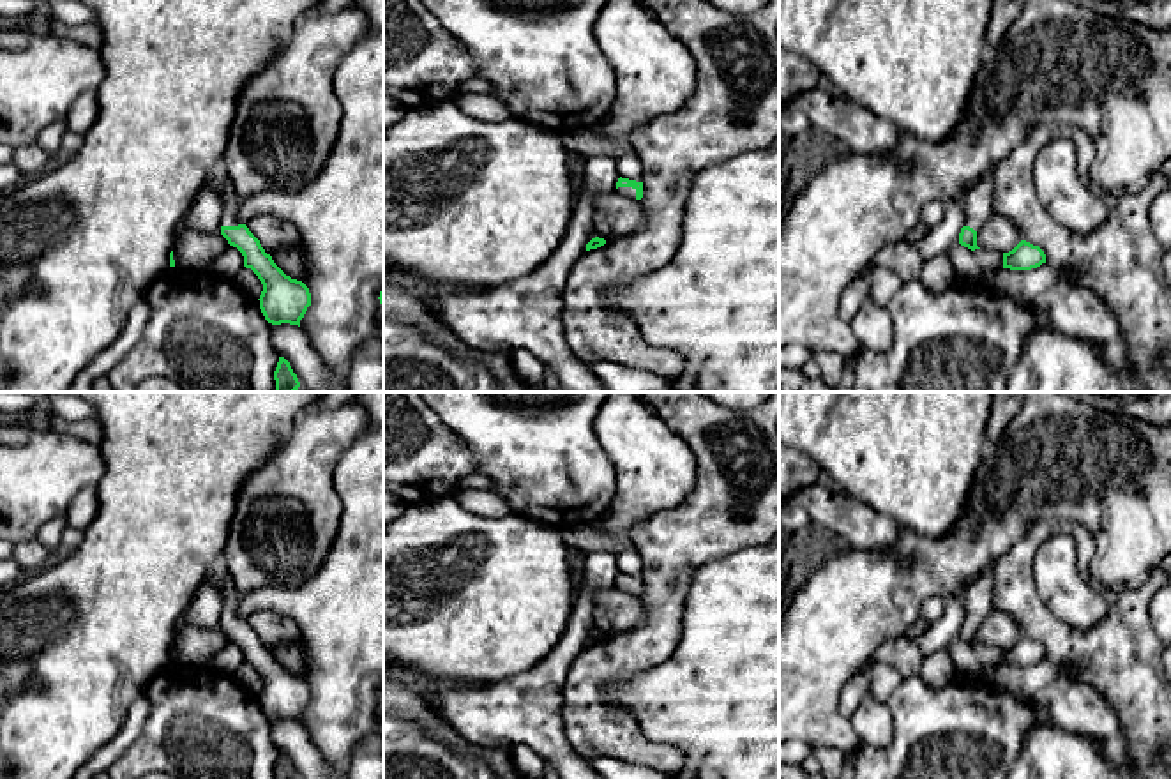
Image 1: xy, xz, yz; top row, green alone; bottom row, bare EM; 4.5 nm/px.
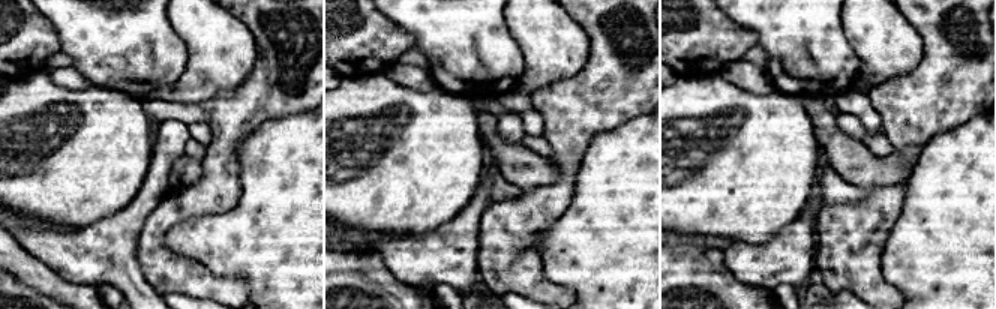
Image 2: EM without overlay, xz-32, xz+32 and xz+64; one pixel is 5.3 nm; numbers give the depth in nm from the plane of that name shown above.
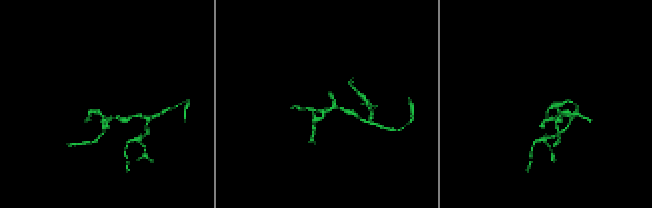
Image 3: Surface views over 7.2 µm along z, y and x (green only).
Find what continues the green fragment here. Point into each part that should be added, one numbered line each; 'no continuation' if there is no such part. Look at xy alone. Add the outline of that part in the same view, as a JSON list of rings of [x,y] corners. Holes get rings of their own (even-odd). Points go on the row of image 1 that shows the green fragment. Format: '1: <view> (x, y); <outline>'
1: xy (219, 179); [[[219,166],[212,173],[207,185],[212,185],[214,189],[221,193],[223,207],[224,207],[221,226],[242,224],[238,219],[238,207],[242,205],[244,200],[237,194],[233,182],[230,180],[223,166]]]

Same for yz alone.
1: yz (977, 200); [[[987,173],[975,185],[971,185],[961,198],[966,208],[964,226],[978,231],[991,216],[994,196],[994,173]]]

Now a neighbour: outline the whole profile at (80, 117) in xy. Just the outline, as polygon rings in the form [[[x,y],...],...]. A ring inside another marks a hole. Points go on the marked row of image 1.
[[[94,90],[83,92],[67,110],[64,117],[65,127],[83,136],[94,125],[97,111],[99,111],[97,92]]]

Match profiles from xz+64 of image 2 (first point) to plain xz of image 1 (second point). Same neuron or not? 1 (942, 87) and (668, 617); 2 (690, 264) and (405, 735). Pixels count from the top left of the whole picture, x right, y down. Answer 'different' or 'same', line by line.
1: same
2: same

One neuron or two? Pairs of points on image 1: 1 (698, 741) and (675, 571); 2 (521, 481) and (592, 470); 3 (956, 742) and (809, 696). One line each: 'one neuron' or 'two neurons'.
1: two neurons
2: one neuron
3: two neurons

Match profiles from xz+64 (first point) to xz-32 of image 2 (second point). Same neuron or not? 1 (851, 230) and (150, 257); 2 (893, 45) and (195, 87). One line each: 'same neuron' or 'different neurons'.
1: same neuron
2: same neuron

